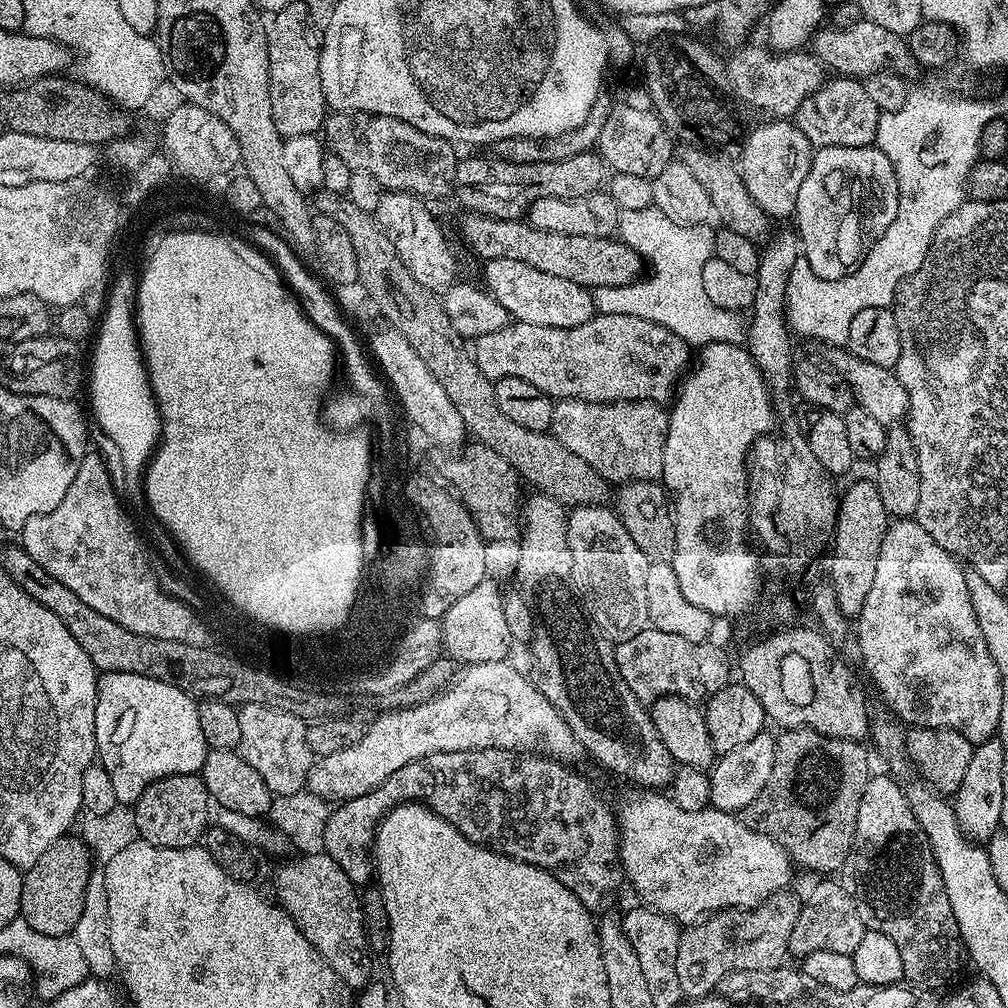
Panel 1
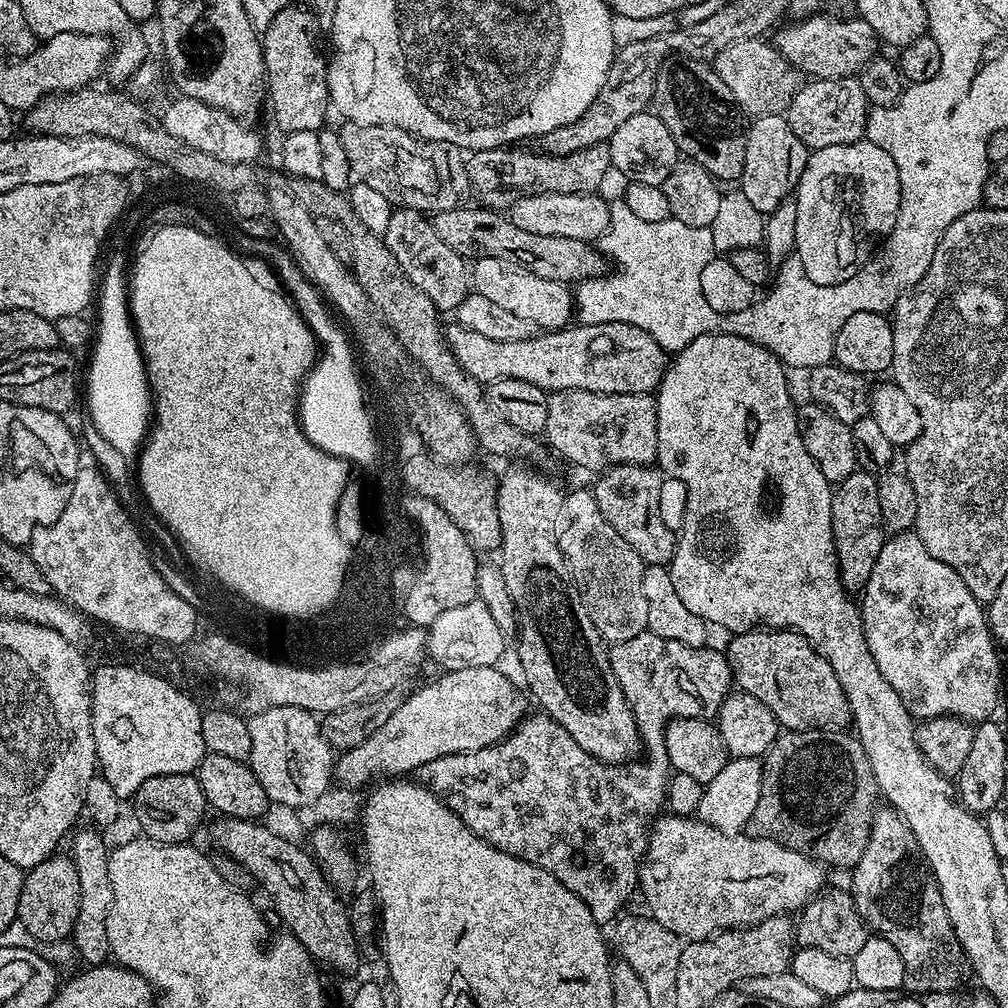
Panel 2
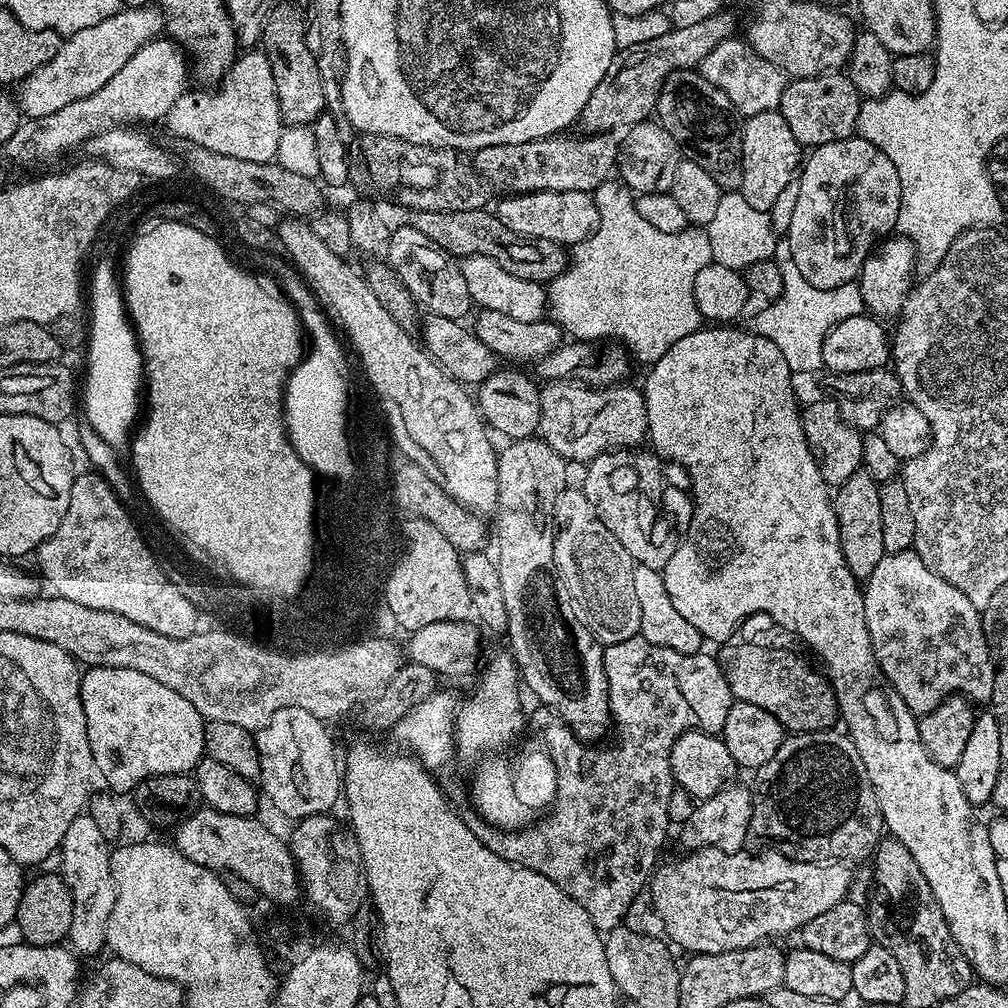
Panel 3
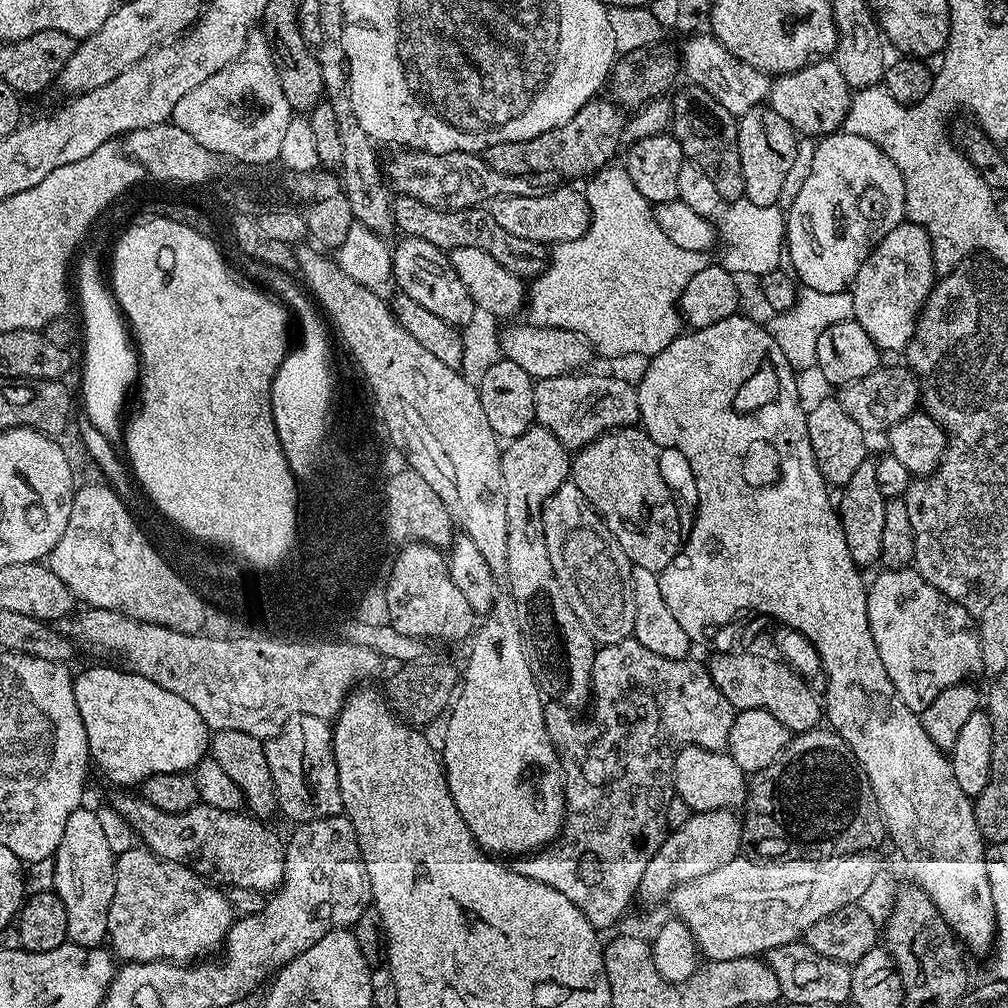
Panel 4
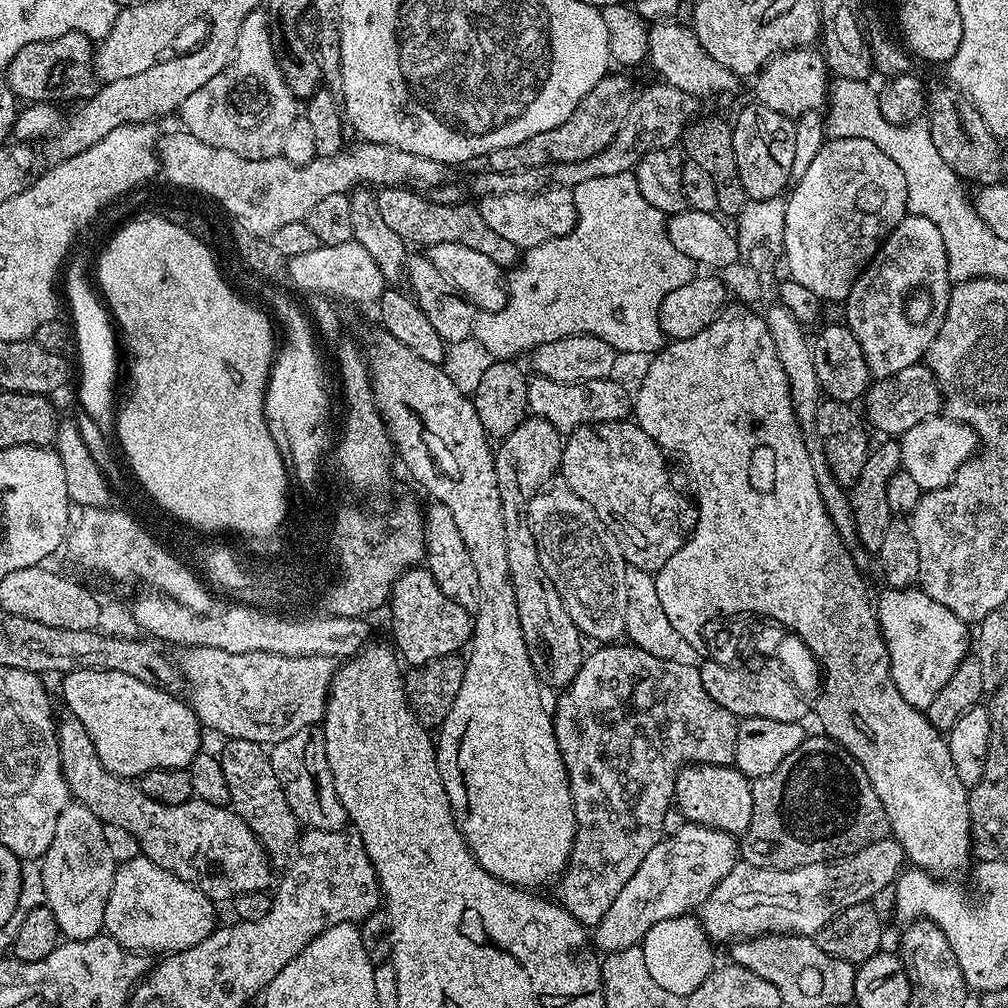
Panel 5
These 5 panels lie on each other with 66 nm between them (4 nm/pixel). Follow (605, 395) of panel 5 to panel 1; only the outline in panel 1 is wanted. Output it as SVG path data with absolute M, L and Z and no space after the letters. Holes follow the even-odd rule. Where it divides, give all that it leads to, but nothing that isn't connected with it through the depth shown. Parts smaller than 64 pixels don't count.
M558 400L552 405L551 435L556 437L570 454L578 454L582 462L594 466L598 474L602 474L609 482L627 482L630 480L659 481L664 475L662 462L664 461L664 437L658 431L652 432L639 440L632 436L632 428L660 428L667 429L668 412L661 405L652 400L619 400L617 404L599 404L589 400Z

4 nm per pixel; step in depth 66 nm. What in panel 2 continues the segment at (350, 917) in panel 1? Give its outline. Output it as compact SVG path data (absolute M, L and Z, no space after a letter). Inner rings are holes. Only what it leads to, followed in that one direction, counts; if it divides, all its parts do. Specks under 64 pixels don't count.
M217 819L212 840L223 855L241 863L256 879L259 891L268 895L287 931L321 965L329 964L336 972L352 972L360 964L362 950L354 942L345 901L334 891L324 871L307 847L280 838L255 820Z

